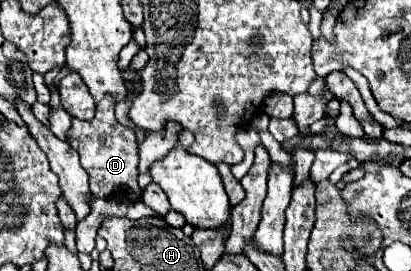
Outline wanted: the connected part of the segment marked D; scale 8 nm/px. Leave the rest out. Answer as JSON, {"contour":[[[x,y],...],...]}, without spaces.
{"contour":[[[100,102],[96,106],[96,116],[92,122],[72,120],[72,134],[70,140],[72,148],[80,154],[80,164],[90,176],[90,190],[96,198],[110,198],[116,186],[128,186],[134,192],[142,192],[138,188],[138,148],[136,148],[136,134],[132,128],[118,124],[114,118],[114,102]]]}

